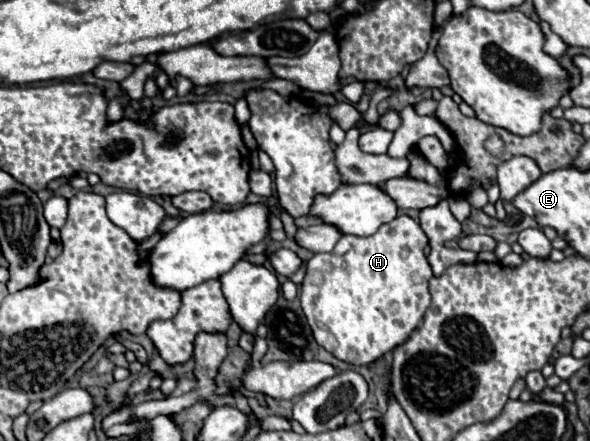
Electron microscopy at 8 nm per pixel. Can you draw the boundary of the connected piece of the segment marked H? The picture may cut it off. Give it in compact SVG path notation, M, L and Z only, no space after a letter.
M398 216L396 220L384 224L374 236L342 236L332 252L314 254L308 260L300 302L316 342L338 360L354 366L372 364L386 352L404 344L404 340L408 340L408 336L418 328L430 304L428 280L432 268L424 254L426 244L428 238L420 224L408 216Z

